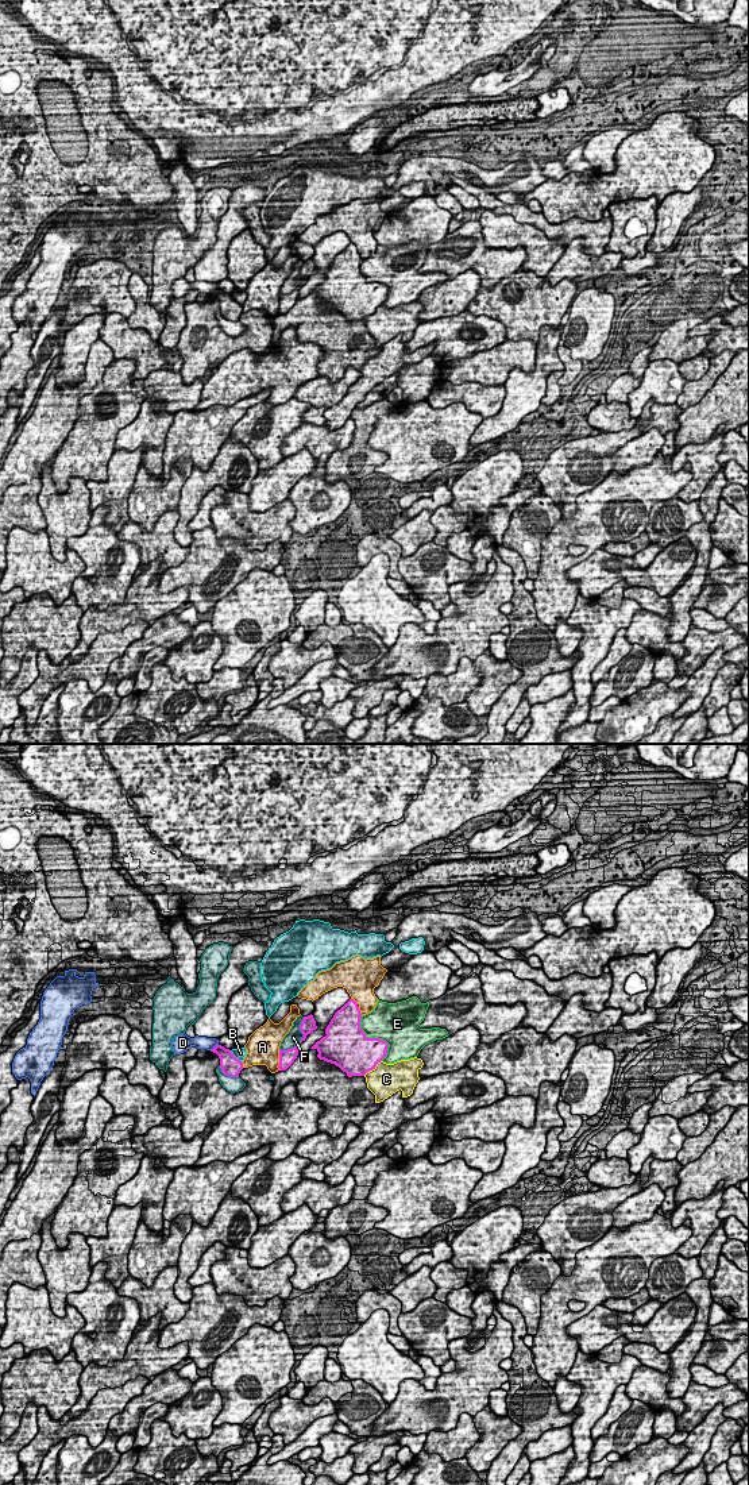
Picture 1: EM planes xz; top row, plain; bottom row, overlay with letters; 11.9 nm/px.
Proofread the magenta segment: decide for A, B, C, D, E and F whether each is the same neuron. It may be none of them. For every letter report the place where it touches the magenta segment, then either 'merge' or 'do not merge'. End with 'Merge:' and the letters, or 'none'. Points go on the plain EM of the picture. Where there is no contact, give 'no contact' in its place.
A: contact xz (280, 304); do not merge
B: contact xz (235, 301); do not merge
C: contact xz (371, 313); do not merge
D: contact xz (213, 292); do not merge
E: contact xz (375, 282); do not merge
F: contact xz (301, 282); do not merge
Merge: none

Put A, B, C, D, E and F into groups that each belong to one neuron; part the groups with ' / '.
A / B / C / D / E / F

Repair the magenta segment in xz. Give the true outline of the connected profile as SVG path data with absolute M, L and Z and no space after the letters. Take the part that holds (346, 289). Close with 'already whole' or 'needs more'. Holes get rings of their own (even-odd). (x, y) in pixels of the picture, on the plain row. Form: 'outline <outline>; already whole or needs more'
outline M350 243L335 256L325 273L327 279L310 292L318 296L320 304L335 308L348 321L364 320L387 298L389 288L379 282L367 282L360 263L358 247Z; already whole

